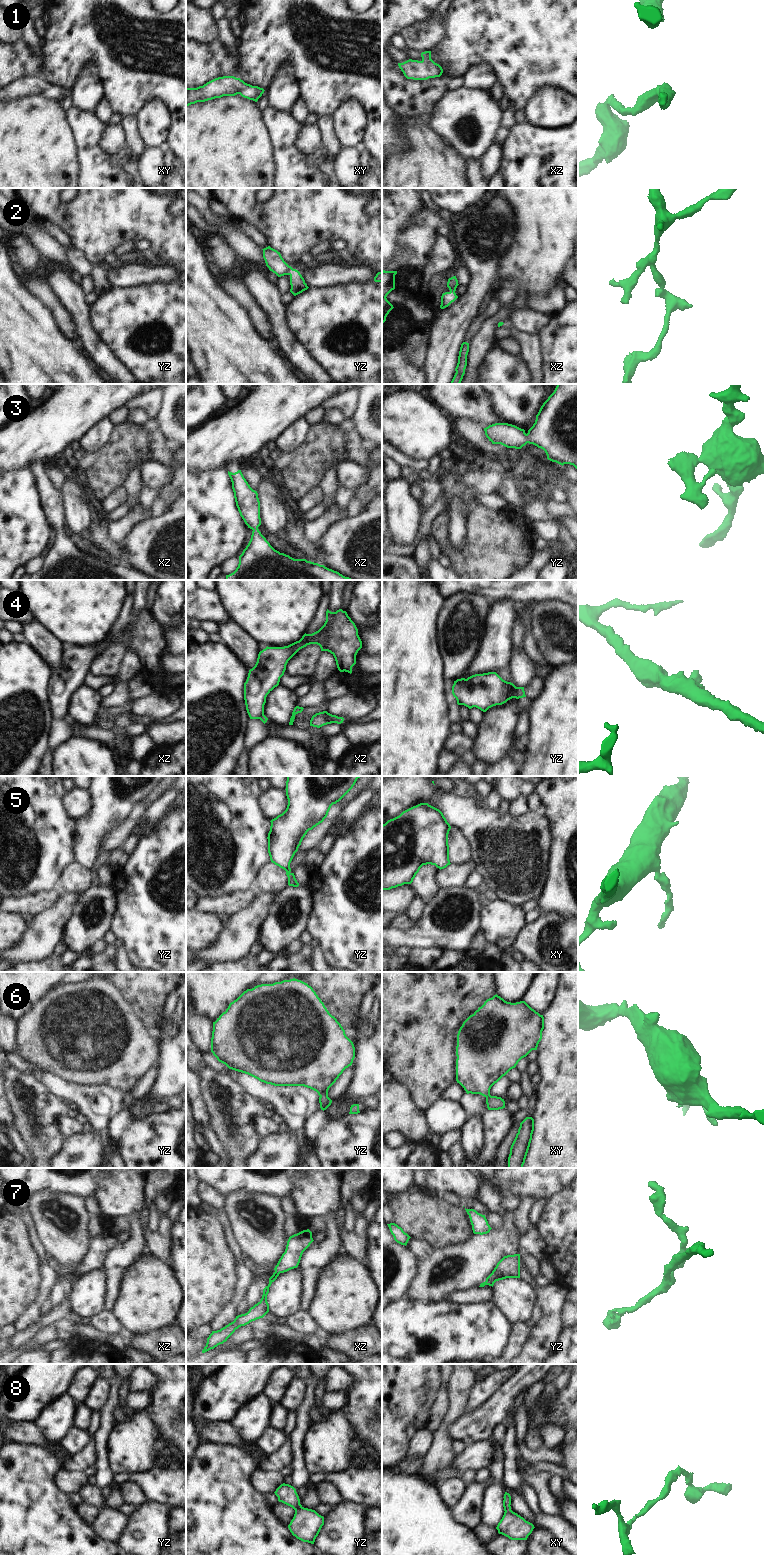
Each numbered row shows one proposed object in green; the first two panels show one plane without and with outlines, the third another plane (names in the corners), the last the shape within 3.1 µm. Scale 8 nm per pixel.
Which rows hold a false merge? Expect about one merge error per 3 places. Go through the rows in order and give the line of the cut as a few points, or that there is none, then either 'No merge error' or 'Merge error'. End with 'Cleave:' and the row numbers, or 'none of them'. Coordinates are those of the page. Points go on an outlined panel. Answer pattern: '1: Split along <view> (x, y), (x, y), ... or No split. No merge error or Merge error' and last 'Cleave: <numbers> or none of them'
1: No split. No merge error
2: No split. No merge error
3: No split. No merge error
4: Split along yz (517, 687), (517, 695), (519, 697). Merge error
5: No split. No merge error
6: No split. No merge error
7: No split. No merge error
8: No split. No merge error
Cleave: 4

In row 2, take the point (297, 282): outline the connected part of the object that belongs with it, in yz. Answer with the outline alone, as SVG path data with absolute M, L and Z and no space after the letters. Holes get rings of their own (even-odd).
M270 246L262 249L263 258L265 260L266 266L270 271L275 273L278 277L289 275L290 276L290 292L296 296L303 291L307 290L309 287L305 283L304 278L300 272L289 266L282 258L280 252L271 248Z

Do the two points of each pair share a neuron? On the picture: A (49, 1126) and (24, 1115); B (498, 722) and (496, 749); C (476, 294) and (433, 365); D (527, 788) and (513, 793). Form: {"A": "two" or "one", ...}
{"A": "one", "B": "one", "C": "one", "D": "one"}

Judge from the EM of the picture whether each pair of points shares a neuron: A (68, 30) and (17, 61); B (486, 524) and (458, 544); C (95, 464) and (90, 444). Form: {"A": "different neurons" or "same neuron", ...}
{"A": "different neurons", "B": "different neurons", "C": "different neurons"}

